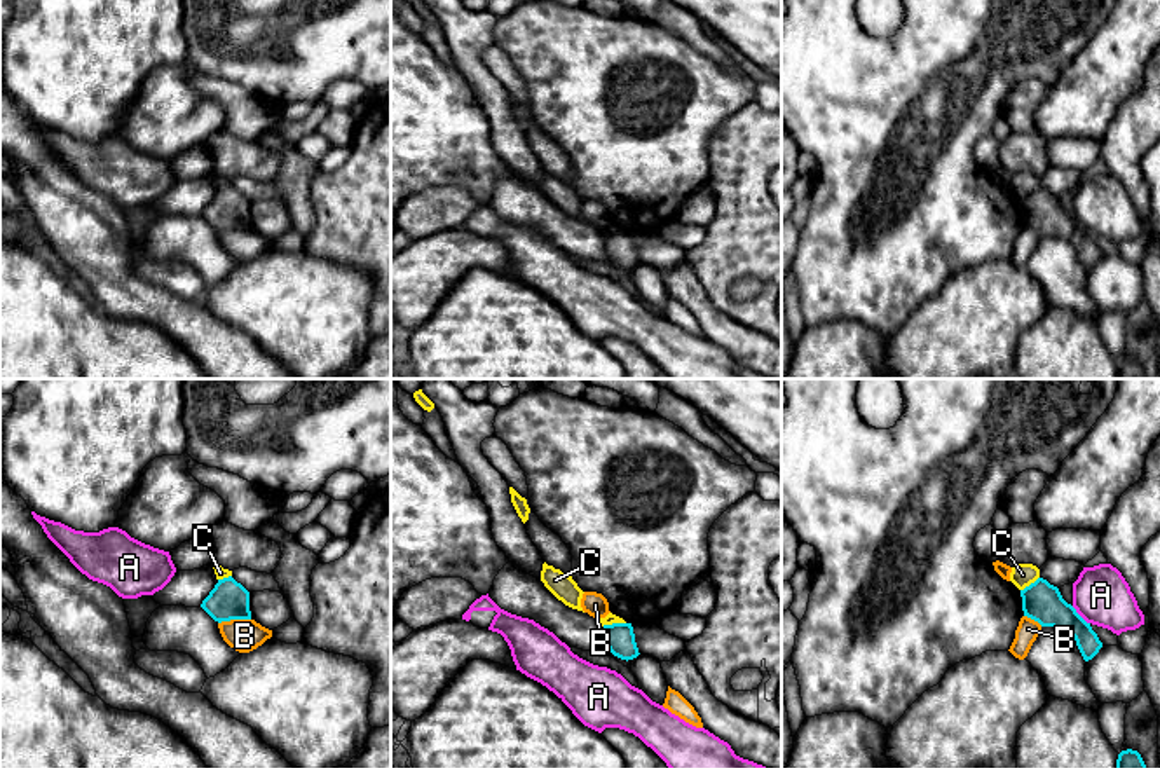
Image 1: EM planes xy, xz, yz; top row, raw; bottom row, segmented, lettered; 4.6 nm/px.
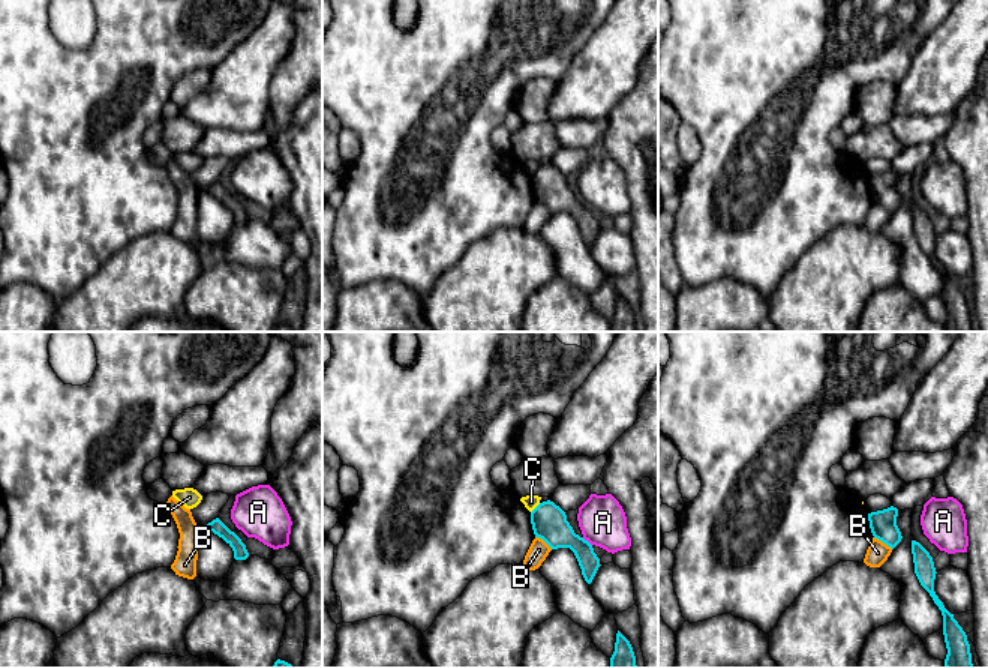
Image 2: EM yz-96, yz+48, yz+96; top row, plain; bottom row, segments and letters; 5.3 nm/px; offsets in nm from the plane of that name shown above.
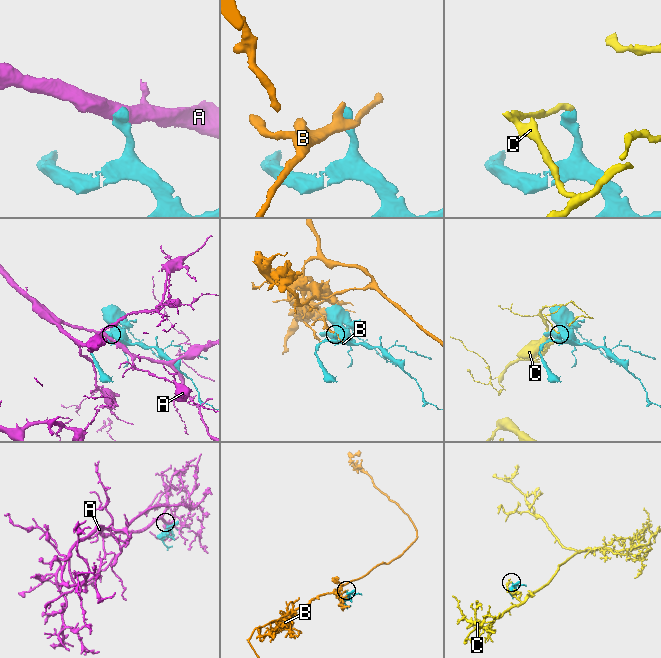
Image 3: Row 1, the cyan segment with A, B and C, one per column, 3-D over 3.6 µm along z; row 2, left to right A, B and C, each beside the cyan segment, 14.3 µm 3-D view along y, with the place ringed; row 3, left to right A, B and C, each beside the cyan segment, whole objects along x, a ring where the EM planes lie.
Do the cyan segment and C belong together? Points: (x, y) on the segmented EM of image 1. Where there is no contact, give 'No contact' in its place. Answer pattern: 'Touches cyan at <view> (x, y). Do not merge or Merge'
Touches cyan at xz (613, 624). Do not merge

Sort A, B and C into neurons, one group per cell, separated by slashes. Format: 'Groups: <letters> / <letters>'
Groups: A / B / C

